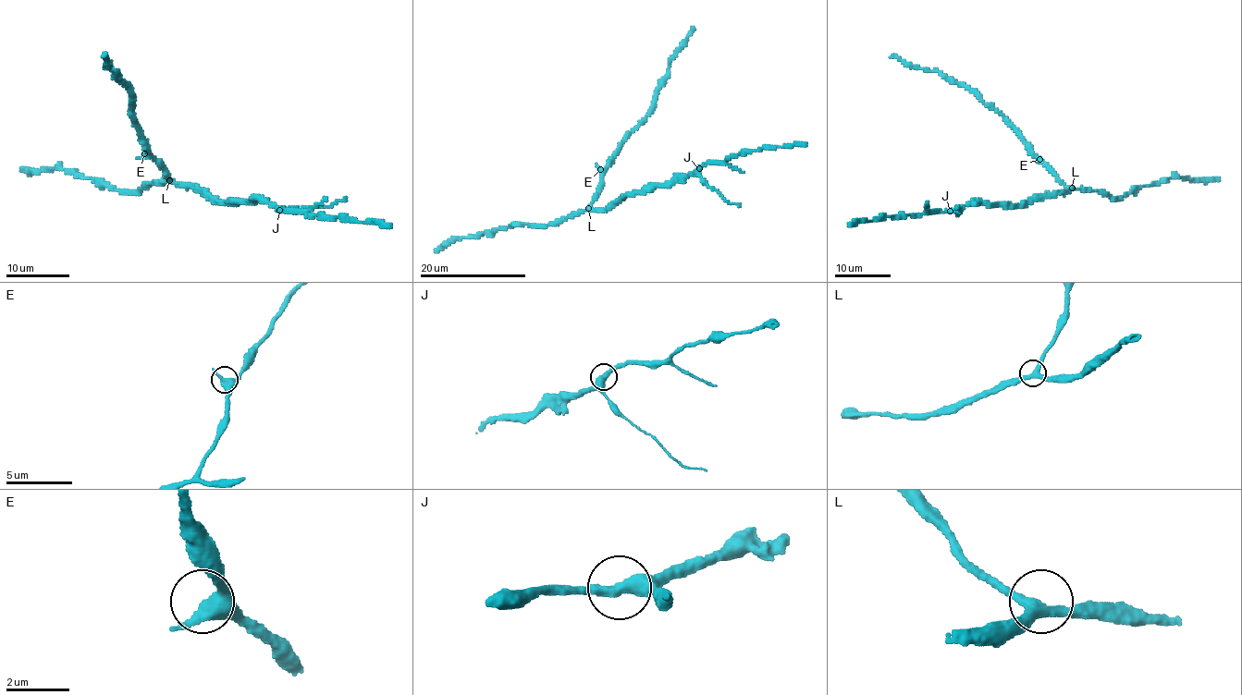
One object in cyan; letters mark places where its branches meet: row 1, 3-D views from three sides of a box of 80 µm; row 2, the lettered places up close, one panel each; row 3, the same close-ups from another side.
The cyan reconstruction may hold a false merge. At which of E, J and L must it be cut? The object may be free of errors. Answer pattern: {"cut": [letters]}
{"cut": []}

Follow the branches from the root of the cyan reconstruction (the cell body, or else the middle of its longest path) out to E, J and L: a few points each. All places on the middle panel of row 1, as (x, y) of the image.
E: (614, 206), (591, 210), (591, 201), (601, 181), (600, 169)
J: (614, 206), (622, 197), (649, 192), (657, 186), (669, 187), (676, 180), (682, 180), (695, 174), (698, 169)
L: (614, 206), (595, 210), (588, 208)

